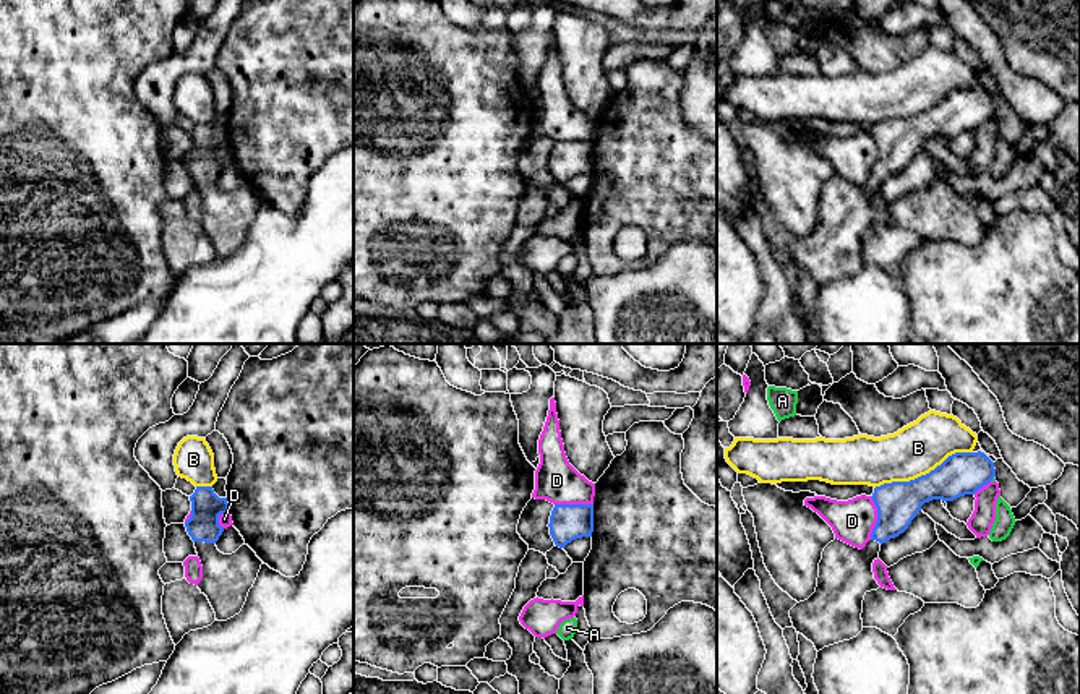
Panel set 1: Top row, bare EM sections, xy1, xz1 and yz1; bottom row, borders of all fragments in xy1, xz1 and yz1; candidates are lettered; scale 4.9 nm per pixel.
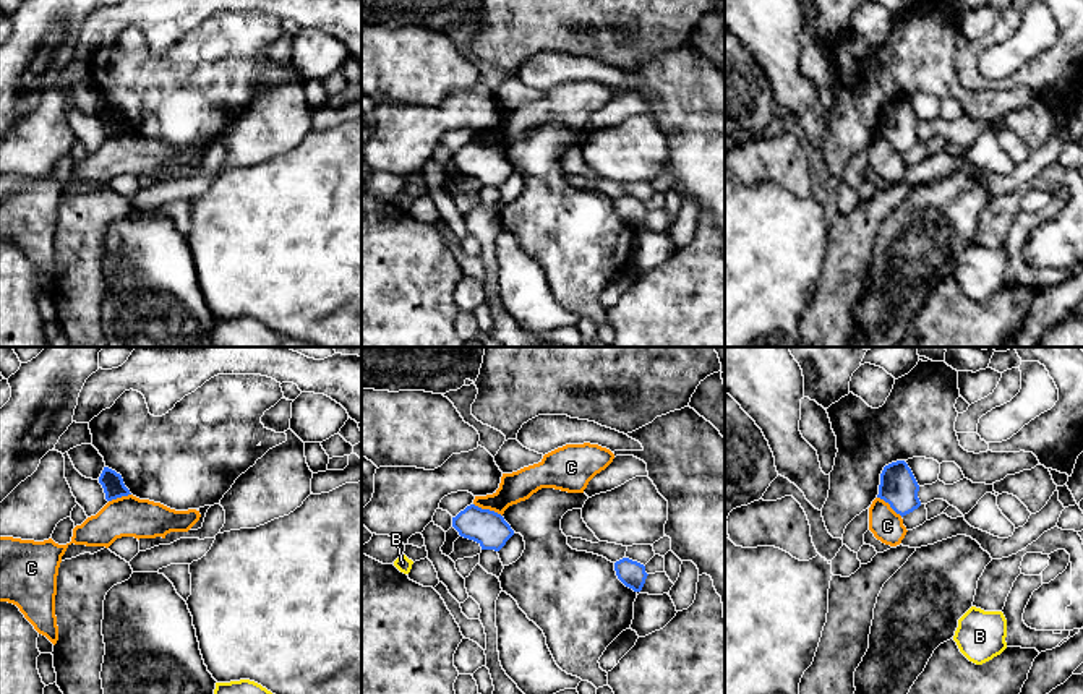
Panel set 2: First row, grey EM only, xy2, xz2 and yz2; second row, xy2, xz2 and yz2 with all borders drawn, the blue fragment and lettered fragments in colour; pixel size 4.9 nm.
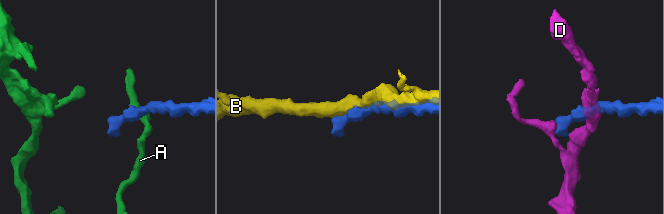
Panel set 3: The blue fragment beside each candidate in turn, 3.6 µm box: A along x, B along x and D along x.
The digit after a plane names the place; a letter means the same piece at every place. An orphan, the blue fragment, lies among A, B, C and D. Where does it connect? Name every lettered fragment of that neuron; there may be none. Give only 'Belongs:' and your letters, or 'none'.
Belongs: none

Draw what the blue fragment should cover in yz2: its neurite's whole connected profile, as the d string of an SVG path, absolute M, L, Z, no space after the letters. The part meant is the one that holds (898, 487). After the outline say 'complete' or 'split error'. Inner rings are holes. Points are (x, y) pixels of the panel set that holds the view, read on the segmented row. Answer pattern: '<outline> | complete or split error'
M905 461L884 467L877 498L890 504L901 517L921 506L918 498L919 485Z | complete

